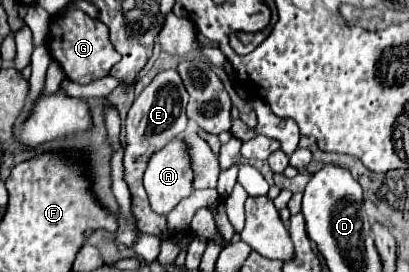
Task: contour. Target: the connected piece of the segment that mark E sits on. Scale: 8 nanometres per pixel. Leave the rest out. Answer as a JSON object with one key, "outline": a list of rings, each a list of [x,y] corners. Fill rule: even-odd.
{"outline":[[[168,69],[168,71],[160,71],[152,83],[136,97],[136,101],[130,107],[130,113],[126,117],[126,147],[124,147],[124,169],[126,169],[126,183],[130,187],[132,193],[132,213],[138,219],[138,229],[142,229],[144,233],[150,235],[158,235],[158,237],[166,237],[172,235],[172,231],[166,227],[166,217],[158,215],[150,209],[148,205],[148,197],[146,191],[142,187],[142,175],[146,169],[148,159],[160,151],[168,141],[172,141],[174,137],[182,135],[186,129],[186,101],[188,101],[188,93],[182,85],[180,73],[176,69]]]}

